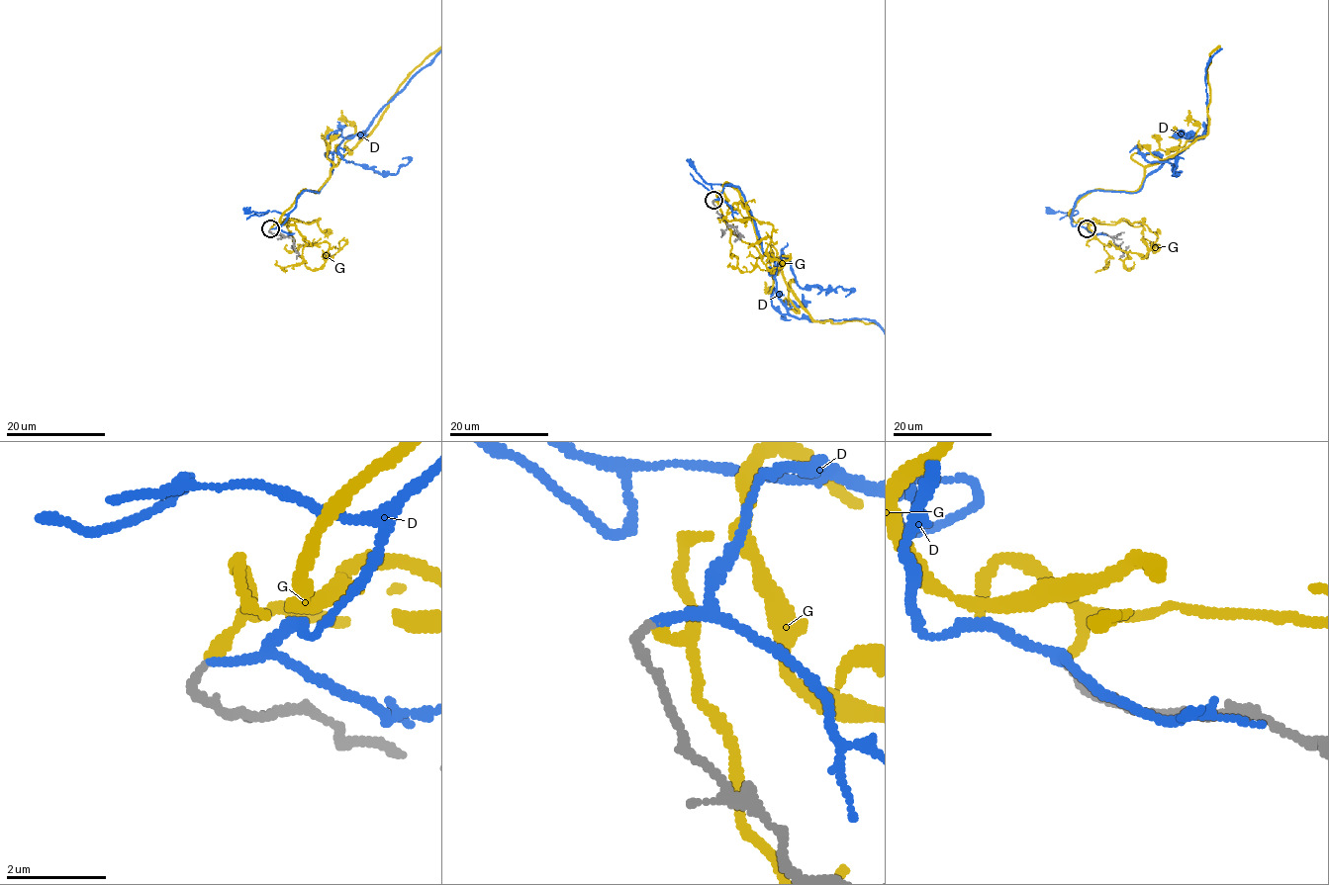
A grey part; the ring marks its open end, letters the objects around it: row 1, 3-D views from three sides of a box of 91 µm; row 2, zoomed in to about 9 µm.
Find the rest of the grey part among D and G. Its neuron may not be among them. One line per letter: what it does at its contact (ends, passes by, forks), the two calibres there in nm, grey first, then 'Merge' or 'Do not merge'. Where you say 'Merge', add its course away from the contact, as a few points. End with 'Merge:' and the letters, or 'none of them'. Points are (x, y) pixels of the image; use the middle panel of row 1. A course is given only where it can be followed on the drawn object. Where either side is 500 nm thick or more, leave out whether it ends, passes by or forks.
D: It ends there. Thickness 180 nm (grey) against 170 nm. Merge
G: It ends there. Thickness 180 nm (grey) against 200 nm. Do not merge
Merge: D

